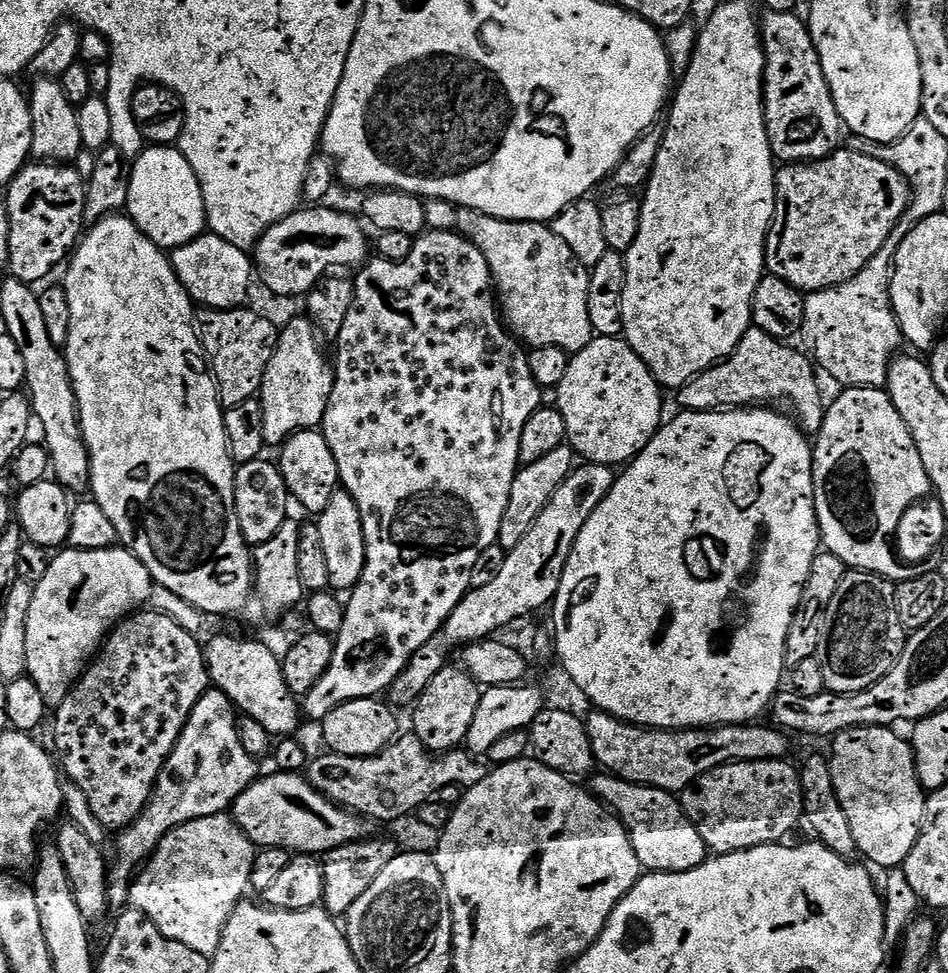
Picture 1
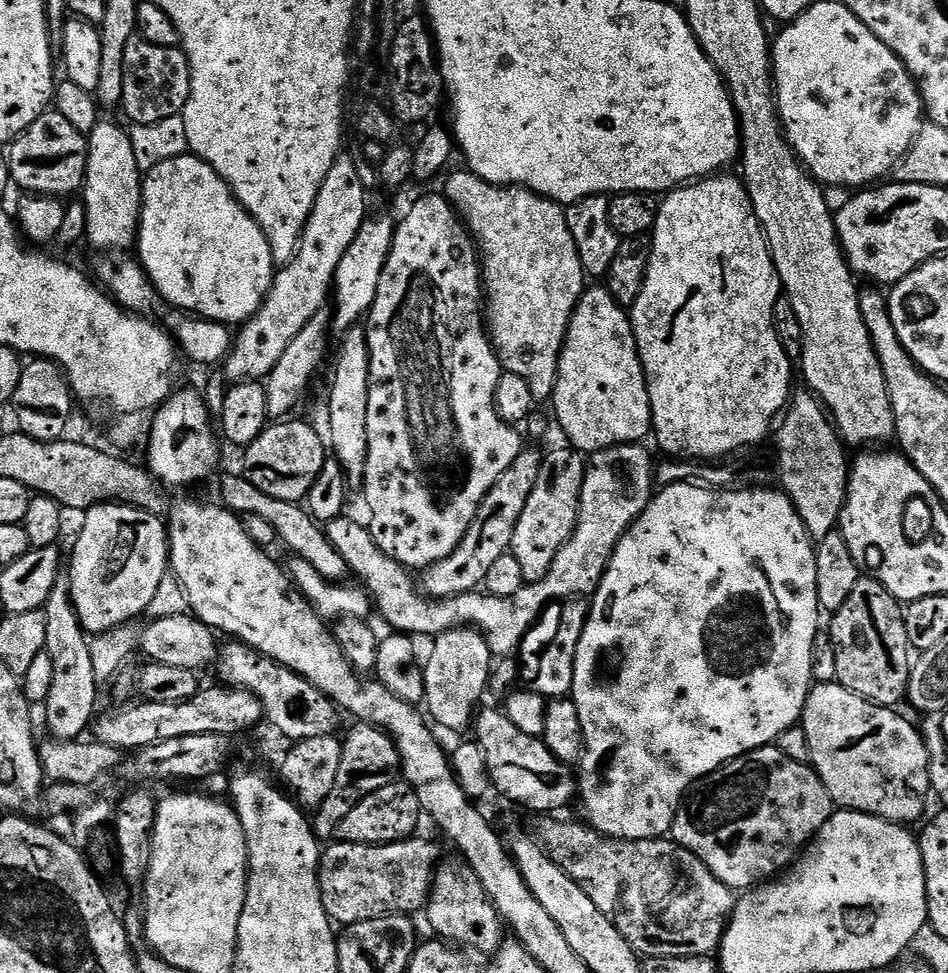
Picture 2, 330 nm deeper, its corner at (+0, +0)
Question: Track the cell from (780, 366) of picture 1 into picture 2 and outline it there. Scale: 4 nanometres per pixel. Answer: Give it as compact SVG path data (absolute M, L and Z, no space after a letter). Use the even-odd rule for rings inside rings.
M797 391L789 399L786 411L775 425L774 440L776 436L777 456L775 459L778 461L779 487L790 498L794 510L798 510L798 518L802 518L808 535L813 541L819 542L822 538L826 538L826 534L837 531L840 515L844 509L844 499L848 496L850 456L844 453L846 445L836 431L836 425L832 423L823 403L811 391L803 391Z

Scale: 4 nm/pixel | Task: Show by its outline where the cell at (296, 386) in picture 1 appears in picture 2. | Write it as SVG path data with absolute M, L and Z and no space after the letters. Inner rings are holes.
M369 215L358 230L357 237L343 255L338 264L335 283L334 300L336 298L336 316L331 317L330 324L337 333L343 334L353 325L359 325L368 315L378 290L378 282L382 282L382 270L386 266L386 258L392 249L392 239L396 233L396 224L388 216Z

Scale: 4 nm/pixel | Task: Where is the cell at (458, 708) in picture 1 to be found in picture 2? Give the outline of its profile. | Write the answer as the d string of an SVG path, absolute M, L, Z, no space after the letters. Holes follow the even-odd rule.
M463 858L455 859L445 859L432 874L432 890L426 905L428 924L436 931L433 933L449 945L477 948L480 952L495 954L505 943L506 925L496 913L482 882L478 882L478 874L474 874Z

